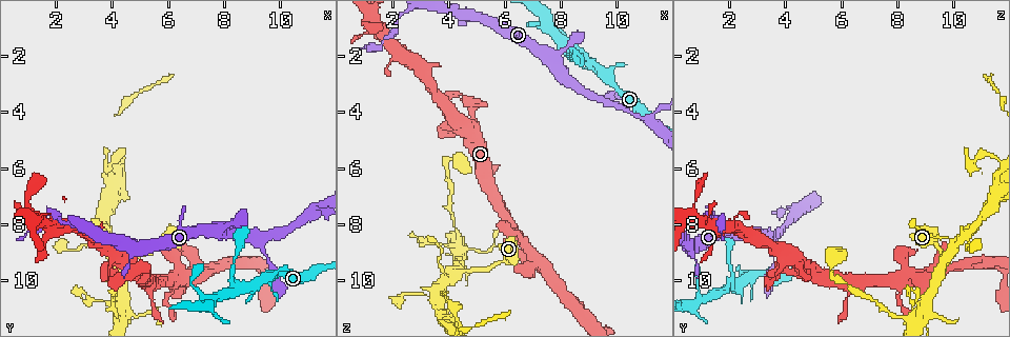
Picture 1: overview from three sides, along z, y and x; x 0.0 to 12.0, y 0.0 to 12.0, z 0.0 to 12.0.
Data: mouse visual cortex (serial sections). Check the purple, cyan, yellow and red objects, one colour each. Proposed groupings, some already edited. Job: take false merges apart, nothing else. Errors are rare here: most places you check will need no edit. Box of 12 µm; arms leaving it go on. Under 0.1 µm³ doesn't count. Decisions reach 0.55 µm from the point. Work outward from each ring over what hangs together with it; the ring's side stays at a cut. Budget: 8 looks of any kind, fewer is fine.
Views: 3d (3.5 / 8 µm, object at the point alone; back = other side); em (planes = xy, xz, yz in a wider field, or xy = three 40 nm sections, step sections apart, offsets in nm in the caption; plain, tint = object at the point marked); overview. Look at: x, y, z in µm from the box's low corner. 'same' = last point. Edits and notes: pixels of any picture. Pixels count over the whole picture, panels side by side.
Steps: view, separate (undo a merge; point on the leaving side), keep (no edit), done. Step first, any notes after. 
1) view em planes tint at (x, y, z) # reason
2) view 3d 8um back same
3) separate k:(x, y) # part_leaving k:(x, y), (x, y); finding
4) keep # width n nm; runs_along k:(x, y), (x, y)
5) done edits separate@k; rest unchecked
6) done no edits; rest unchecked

view 3d 3.5um back at (8.7, 10.3, 2.0) # small branch off a trunk

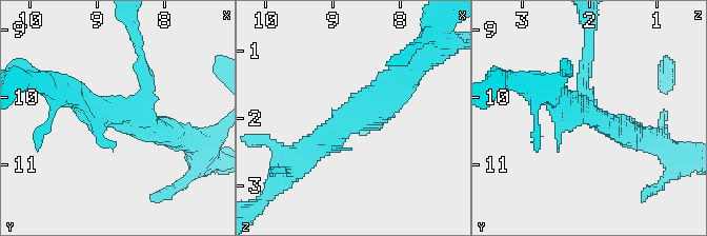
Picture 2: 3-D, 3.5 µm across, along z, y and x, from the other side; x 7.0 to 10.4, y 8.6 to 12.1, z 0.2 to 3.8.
view em xy step 1 plain at (8.75, 10.25, 1.95)

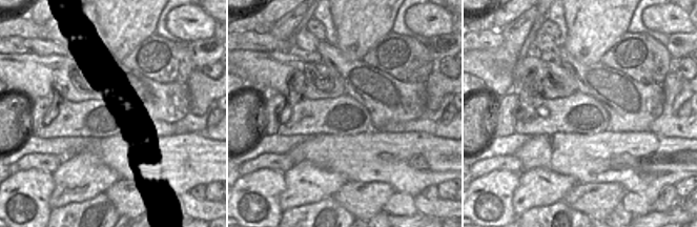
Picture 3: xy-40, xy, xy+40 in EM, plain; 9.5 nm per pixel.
view em xy step 1 tint same

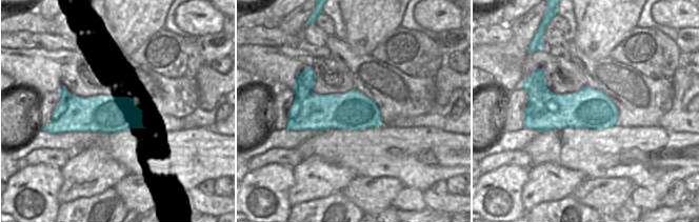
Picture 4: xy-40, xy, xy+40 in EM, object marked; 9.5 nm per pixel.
keep # continuous, no second cell

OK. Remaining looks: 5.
view 3d 8um at (4.5, 9.3, 9.7) # branch point

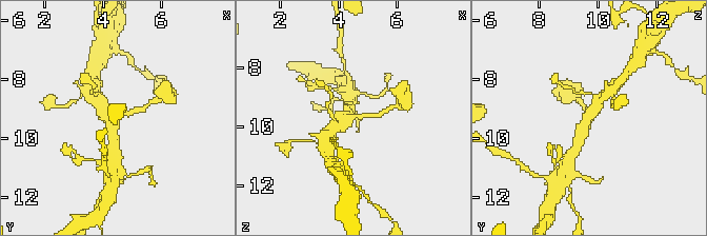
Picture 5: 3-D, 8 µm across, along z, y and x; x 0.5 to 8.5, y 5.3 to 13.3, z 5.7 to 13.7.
view 3d 3.5um at (4.4, 9.3, 9.8) # closer look

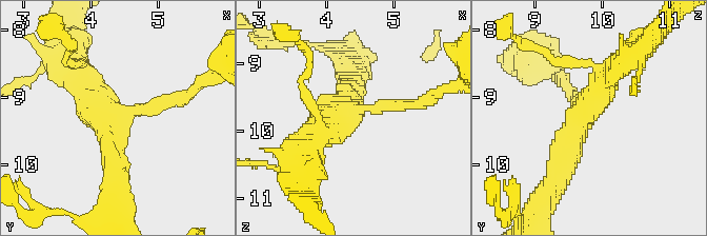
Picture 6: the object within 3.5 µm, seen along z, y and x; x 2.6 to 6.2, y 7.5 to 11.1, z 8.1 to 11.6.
keep # runs_along 6:(424, 100), (346, 114), (314, 140); continuous, no second cell

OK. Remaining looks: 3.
view 3d 3.5um back at (4.3, 11.1, 8.6) # thick turns thin

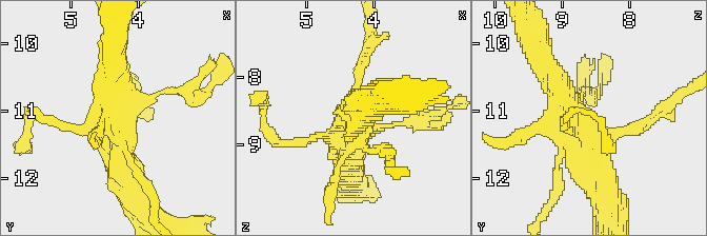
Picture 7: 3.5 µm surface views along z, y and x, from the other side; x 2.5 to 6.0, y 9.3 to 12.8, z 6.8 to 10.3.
view em xy step 3 tint at (4.35, 11.15, 8.70)

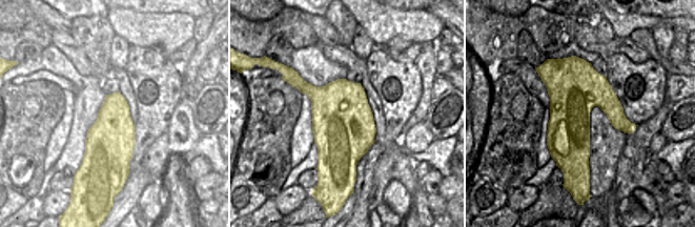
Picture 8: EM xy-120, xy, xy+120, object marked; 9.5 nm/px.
keep # runs_along 7:(542, 60), (596, 135), (639, 124); all the same cell

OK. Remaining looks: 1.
done no edits; rest unchecked

